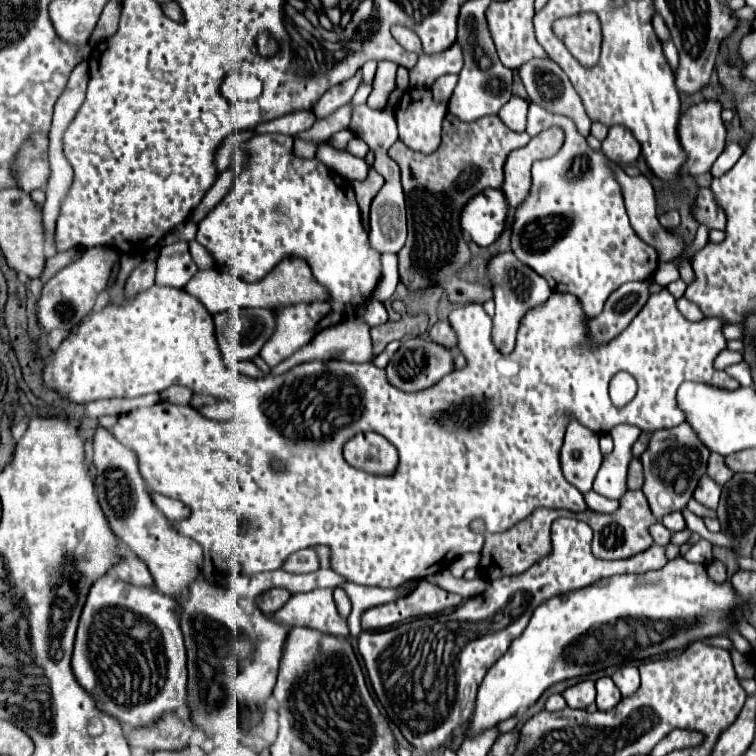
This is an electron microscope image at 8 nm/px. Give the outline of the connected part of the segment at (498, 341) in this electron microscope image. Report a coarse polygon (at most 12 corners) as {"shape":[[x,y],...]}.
{"shape":[[512,252],[488,264],[492,342],[510,354],[516,328],[552,290]]}

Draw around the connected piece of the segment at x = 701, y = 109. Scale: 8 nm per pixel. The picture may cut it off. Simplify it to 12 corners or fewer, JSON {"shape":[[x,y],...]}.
{"shape":[[718,102],[690,106],[678,122],[682,174],[706,174],[724,150]]}

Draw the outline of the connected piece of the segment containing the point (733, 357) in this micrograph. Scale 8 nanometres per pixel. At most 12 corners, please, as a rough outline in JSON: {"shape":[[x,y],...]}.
{"shape":[[724,350],[718,356],[718,368],[742,362],[740,352]]}

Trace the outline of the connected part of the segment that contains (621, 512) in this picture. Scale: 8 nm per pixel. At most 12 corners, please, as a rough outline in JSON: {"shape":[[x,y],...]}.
{"shape":[[640,490],[612,514],[580,512],[592,554],[630,558],[648,550],[658,520]]}

